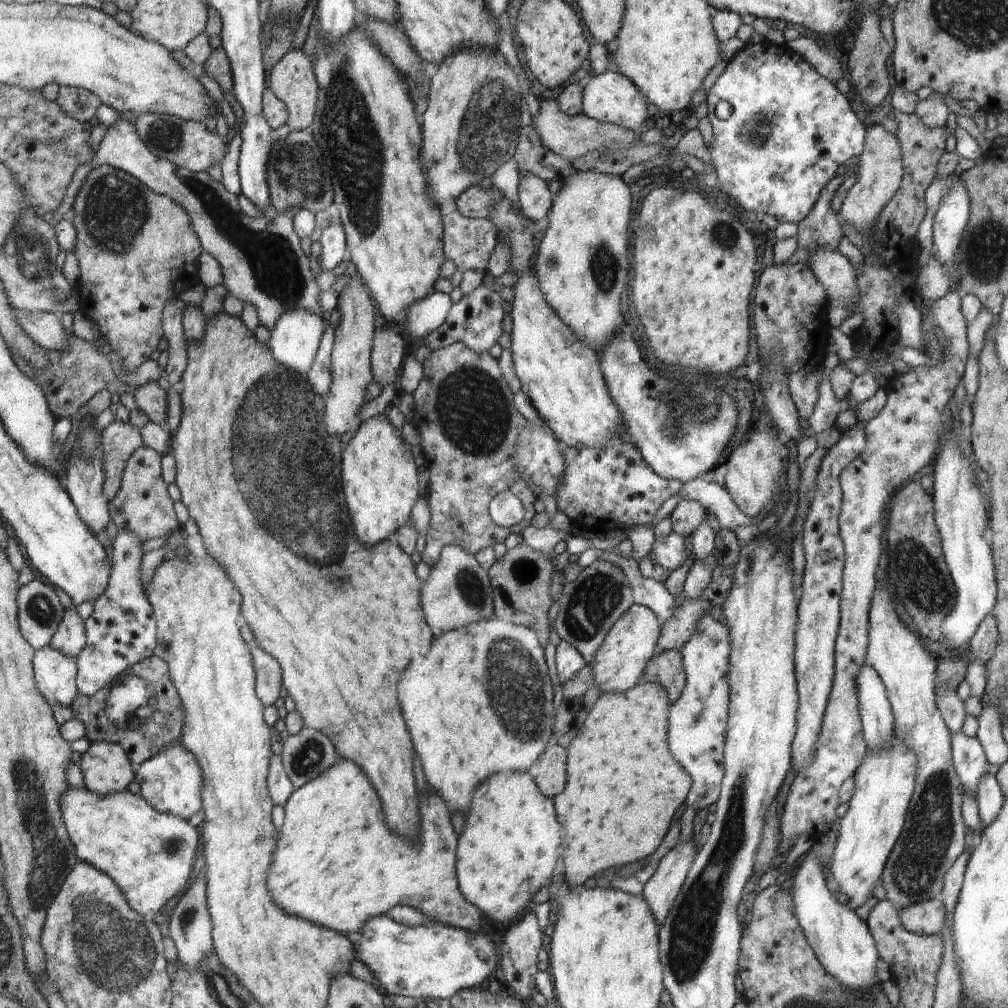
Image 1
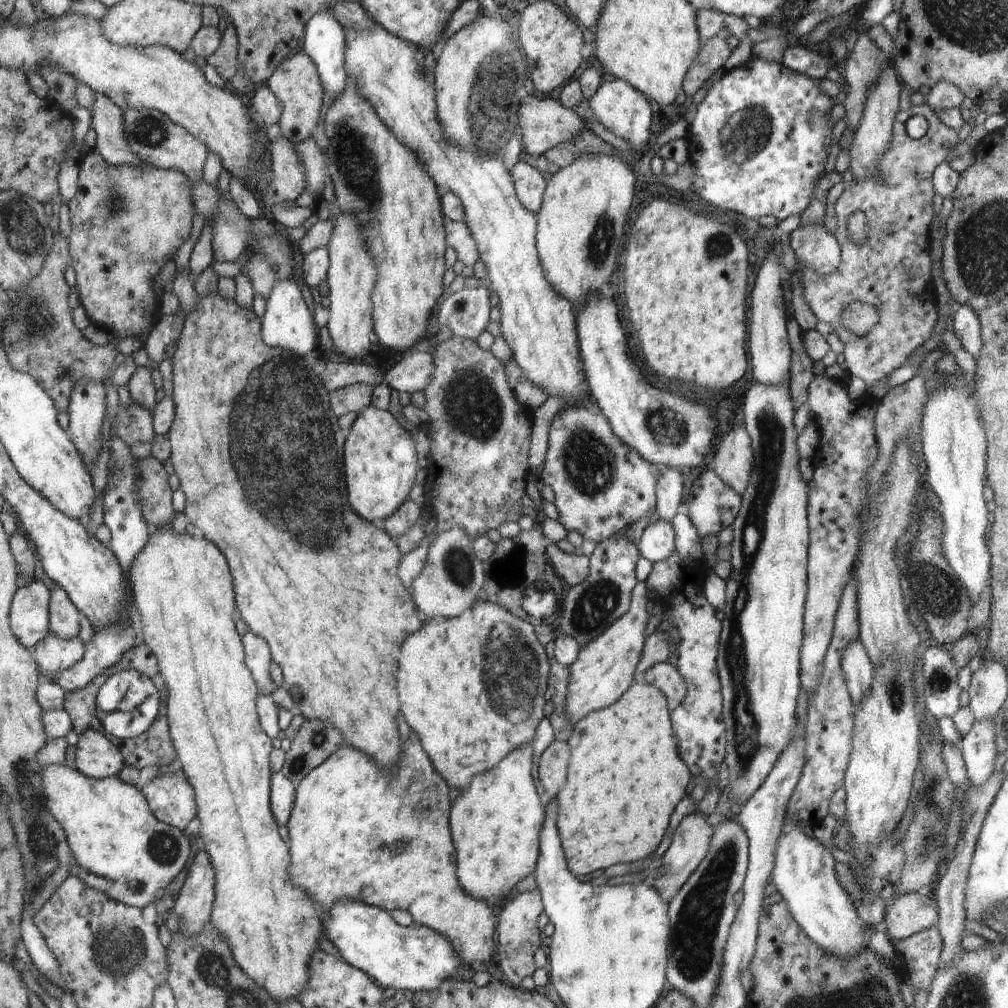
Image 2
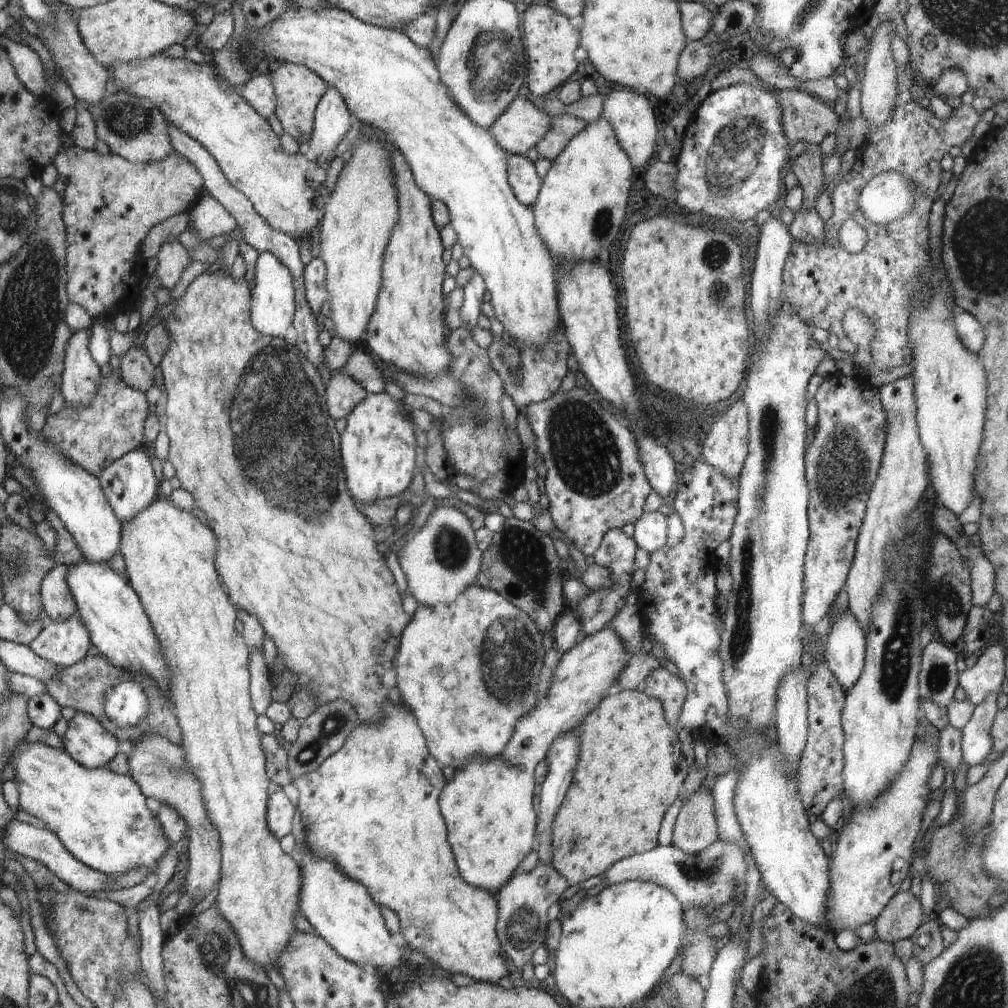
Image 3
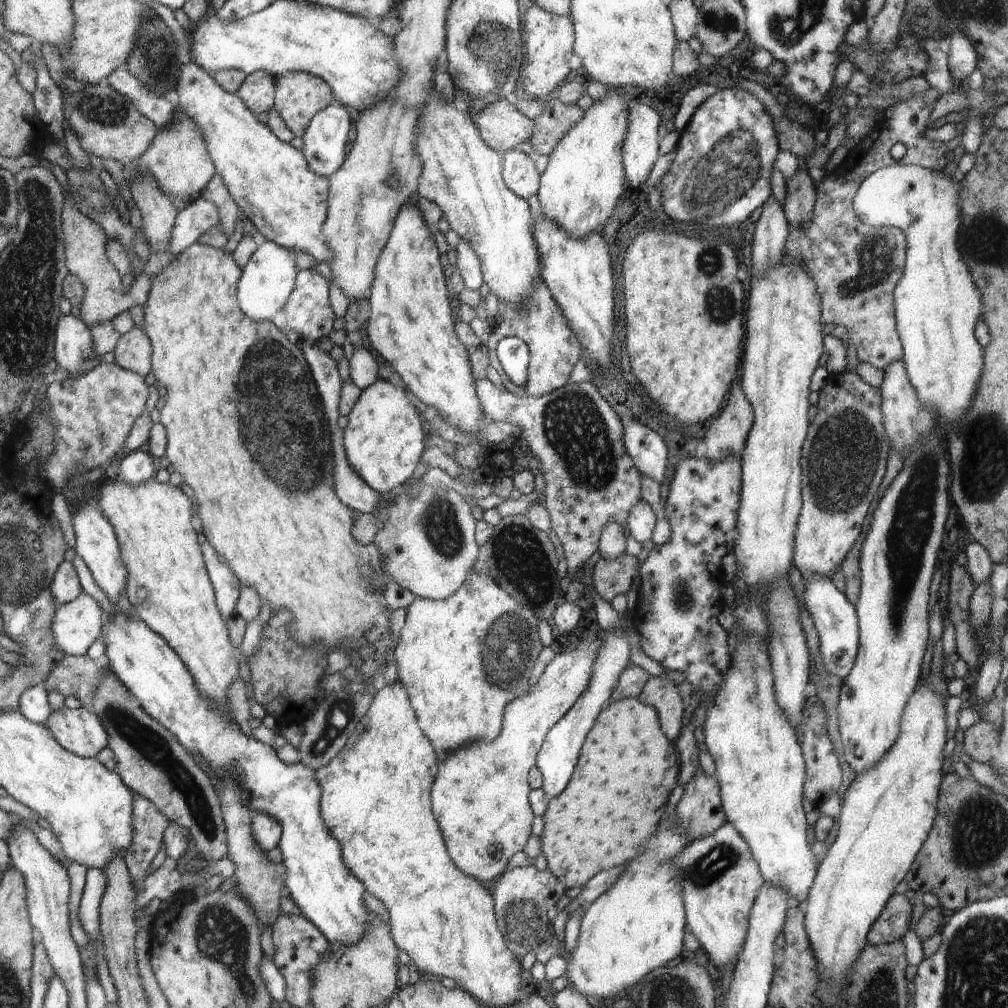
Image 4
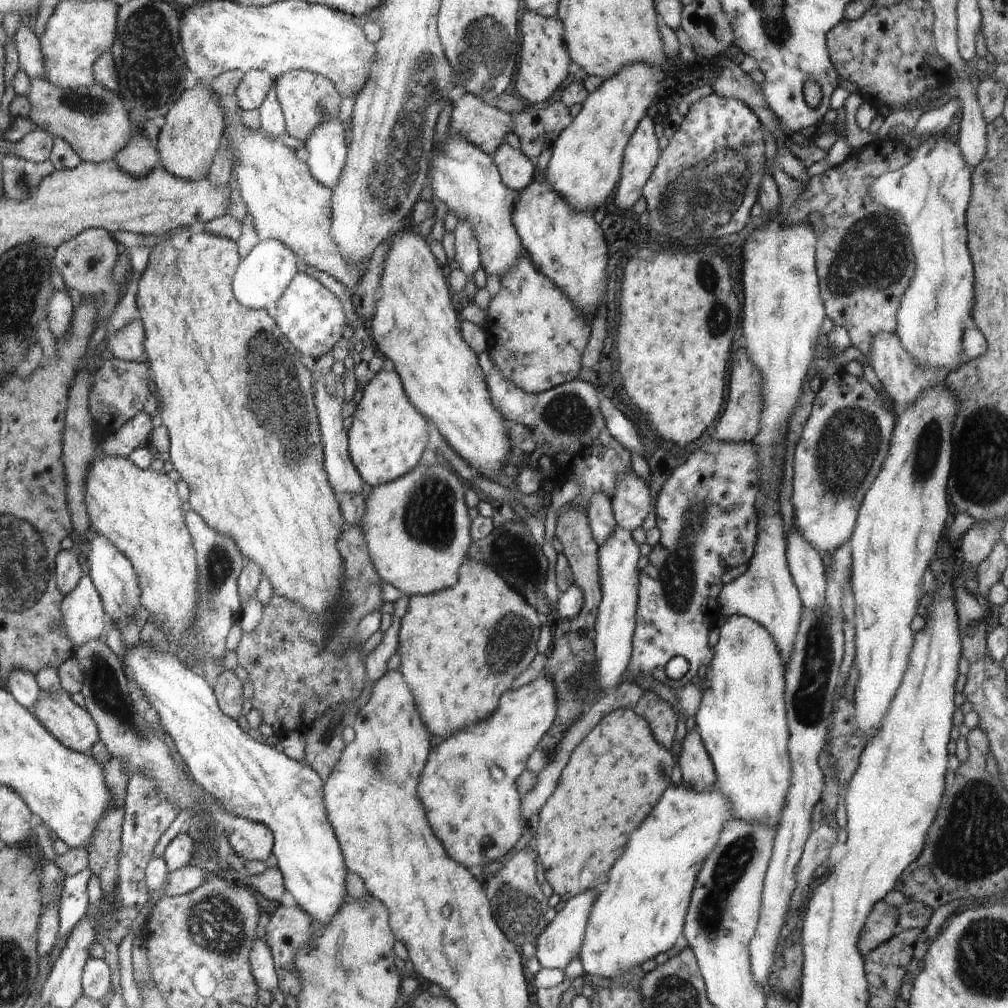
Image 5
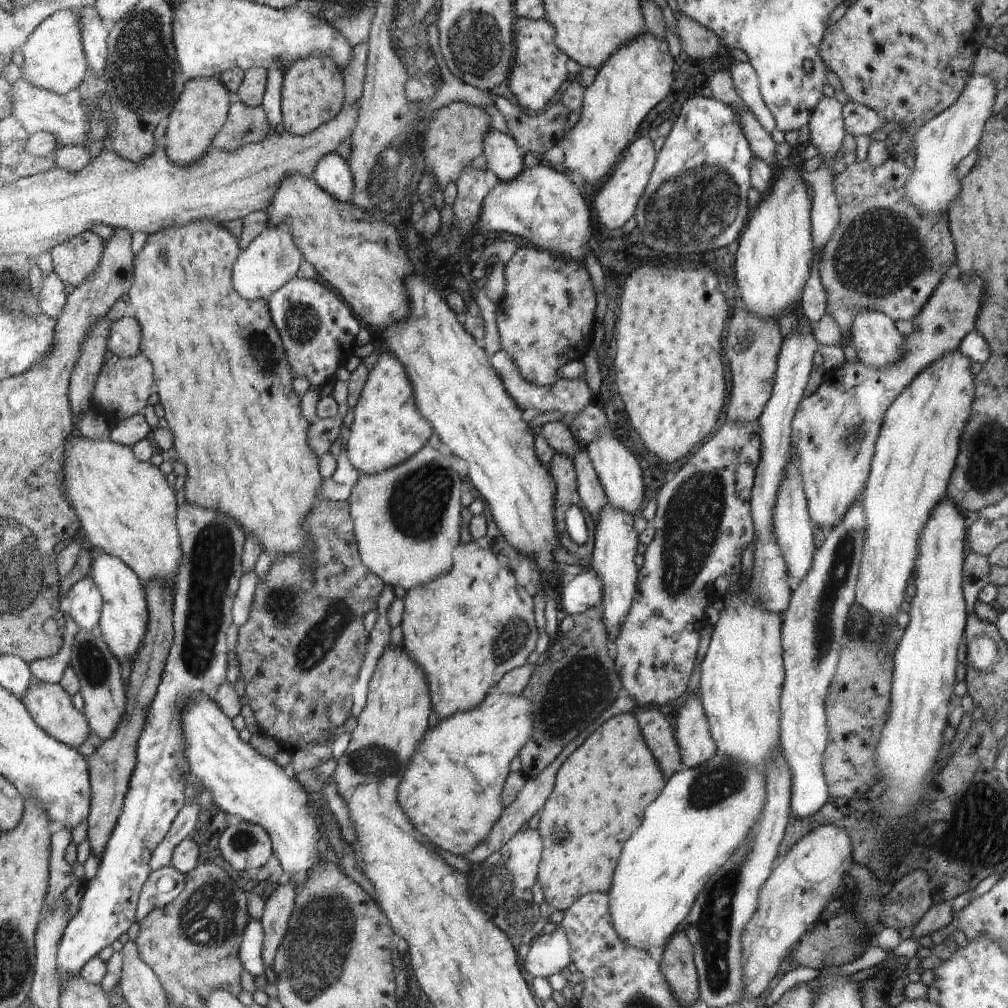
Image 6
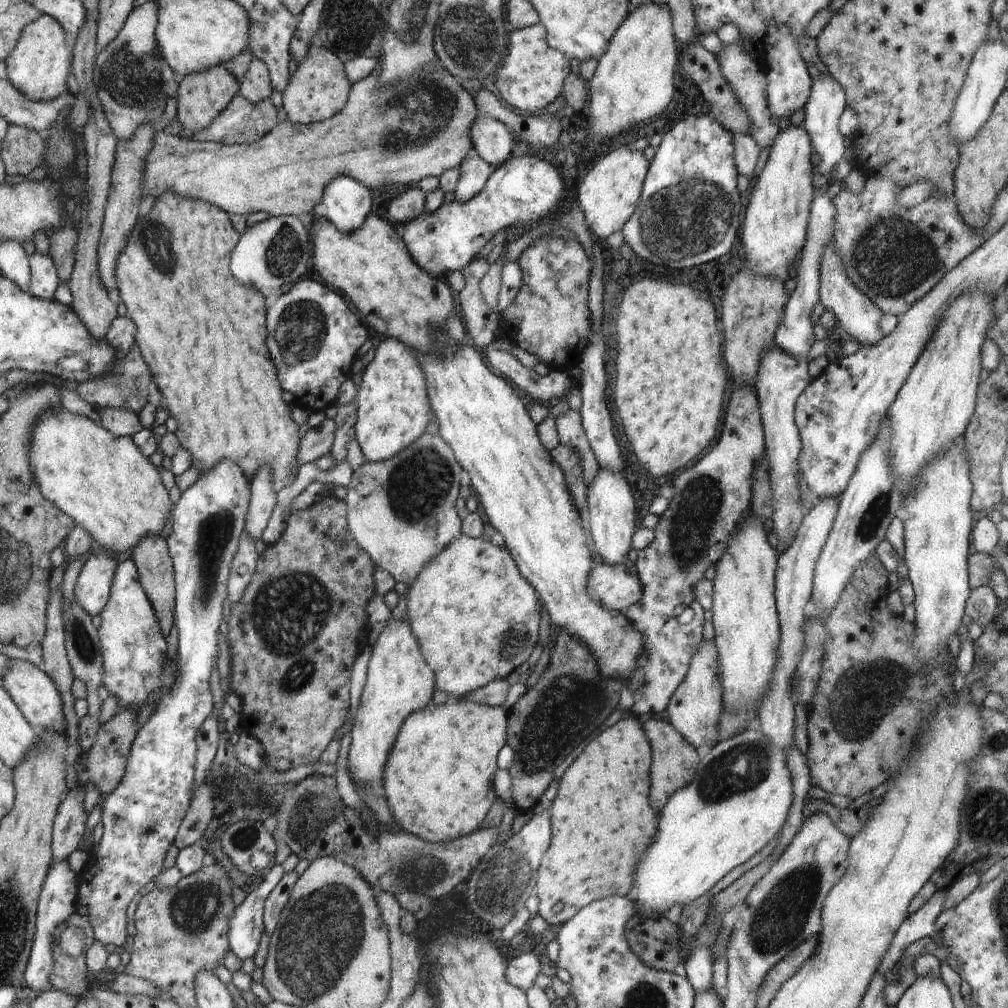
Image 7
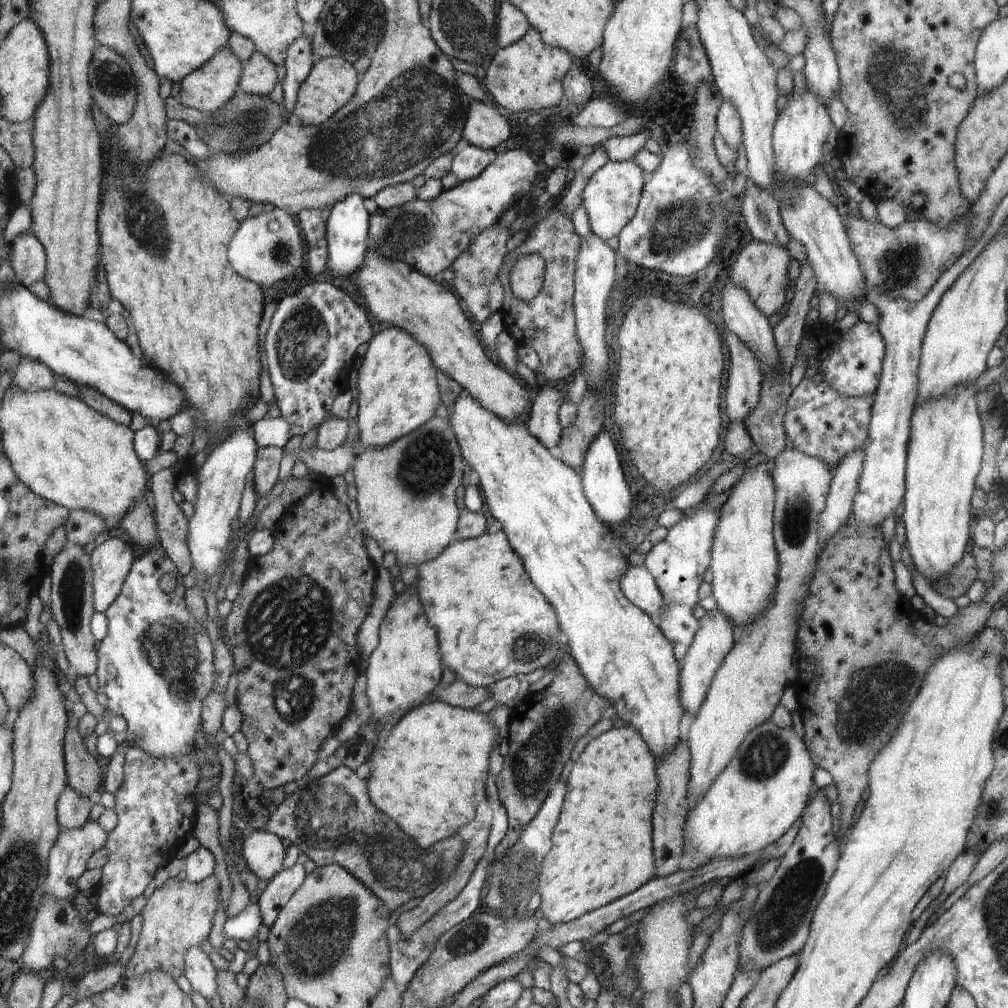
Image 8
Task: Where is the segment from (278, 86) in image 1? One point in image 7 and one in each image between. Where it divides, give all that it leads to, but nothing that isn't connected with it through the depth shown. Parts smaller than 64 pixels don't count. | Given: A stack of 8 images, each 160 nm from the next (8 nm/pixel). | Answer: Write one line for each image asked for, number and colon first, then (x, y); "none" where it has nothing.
2: (295, 82)
3: (299, 89)
4: (299, 96)
5: (307, 99)
6: (312, 92)
7: (320, 87)

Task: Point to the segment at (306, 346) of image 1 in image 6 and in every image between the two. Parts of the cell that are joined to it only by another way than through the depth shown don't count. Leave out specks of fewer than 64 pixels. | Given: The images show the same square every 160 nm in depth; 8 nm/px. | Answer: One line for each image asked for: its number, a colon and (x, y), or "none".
2: (288, 323)
3: (272, 297)
4: (267, 280)
5: (262, 277)
6: (272, 259)

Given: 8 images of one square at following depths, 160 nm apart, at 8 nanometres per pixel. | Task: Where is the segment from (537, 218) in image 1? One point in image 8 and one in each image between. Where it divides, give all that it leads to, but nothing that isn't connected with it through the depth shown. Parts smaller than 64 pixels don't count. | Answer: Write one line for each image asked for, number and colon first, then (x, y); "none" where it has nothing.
2: (529, 184)
3: (524, 180)
4: (519, 172)
5: (517, 170)
6: (504, 157)
7: (492, 140)
8: (486, 128)

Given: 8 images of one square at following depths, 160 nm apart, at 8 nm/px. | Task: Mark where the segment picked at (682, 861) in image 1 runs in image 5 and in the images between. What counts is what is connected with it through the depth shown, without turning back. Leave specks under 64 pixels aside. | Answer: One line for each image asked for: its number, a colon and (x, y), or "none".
2: (690, 841)
3: (695, 828)
4: (699, 812)
5: (698, 772)

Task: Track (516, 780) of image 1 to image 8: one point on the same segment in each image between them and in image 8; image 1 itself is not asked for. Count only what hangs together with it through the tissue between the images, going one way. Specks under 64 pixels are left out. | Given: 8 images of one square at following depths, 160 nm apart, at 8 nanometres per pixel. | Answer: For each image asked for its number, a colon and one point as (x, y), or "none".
2: (496, 825)
3: (488, 804)
4: (481, 797)
5: (480, 819)
6: (452, 789)
7: (439, 787)
8: (428, 777)

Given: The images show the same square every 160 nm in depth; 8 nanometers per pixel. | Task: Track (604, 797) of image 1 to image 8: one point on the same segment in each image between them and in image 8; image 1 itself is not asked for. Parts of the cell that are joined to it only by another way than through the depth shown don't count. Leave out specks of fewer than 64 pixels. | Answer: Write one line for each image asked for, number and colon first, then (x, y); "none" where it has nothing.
2: (628, 752)
3: (630, 757)
4: (627, 768)
5: (614, 777)
6: (582, 837)
7: (597, 846)
8: (602, 850)

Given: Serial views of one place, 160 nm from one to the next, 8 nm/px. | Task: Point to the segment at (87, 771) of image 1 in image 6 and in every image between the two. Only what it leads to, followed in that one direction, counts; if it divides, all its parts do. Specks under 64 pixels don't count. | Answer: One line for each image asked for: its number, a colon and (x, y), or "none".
2: (96, 756)
3: (87, 742)
4: (80, 731)
5: (73, 725)
6: (50, 705)

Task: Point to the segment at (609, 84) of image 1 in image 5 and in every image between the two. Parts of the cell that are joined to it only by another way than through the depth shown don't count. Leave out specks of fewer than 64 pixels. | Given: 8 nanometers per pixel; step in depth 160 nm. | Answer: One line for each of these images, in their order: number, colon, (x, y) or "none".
2: (623, 110)
3: (630, 115)
4: (641, 147)
5: (642, 153)

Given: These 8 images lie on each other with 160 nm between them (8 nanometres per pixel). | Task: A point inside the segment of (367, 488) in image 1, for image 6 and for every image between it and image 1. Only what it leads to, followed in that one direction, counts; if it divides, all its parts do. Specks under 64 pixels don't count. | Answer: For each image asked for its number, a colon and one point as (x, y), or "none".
2: (381, 459)
3: (378, 447)
4: (384, 440)
5: (386, 439)
6: (388, 427)

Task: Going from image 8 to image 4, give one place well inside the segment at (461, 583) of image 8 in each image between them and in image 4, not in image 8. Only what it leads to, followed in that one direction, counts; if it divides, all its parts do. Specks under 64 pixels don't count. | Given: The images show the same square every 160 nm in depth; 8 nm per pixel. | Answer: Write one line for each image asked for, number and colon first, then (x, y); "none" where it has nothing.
4: (464, 657)
5: (462, 647)
6: (467, 629)
7: (479, 618)

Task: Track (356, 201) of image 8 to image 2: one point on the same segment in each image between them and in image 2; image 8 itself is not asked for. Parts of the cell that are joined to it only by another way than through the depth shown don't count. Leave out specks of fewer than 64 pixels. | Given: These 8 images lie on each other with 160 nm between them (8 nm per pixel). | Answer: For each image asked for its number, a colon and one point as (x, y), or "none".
2: (324, 40)
3: (333, 120)
4: (325, 139)
5: (327, 152)
6: (332, 174)
7: (346, 203)

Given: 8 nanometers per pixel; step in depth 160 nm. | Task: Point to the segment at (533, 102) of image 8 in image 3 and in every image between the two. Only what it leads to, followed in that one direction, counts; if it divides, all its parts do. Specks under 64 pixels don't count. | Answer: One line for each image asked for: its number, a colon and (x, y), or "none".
3: (550, 40)
4: (548, 46)
5: (543, 64)
6: (538, 69)
7: (530, 76)

